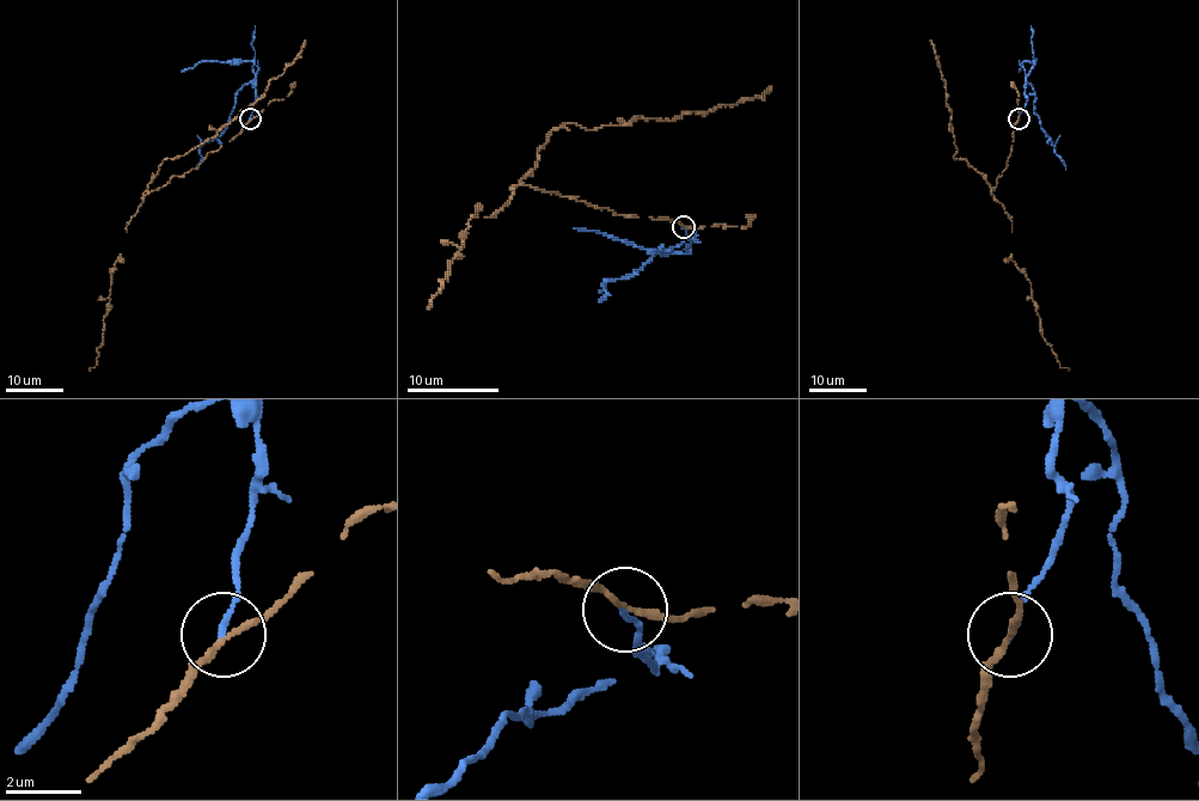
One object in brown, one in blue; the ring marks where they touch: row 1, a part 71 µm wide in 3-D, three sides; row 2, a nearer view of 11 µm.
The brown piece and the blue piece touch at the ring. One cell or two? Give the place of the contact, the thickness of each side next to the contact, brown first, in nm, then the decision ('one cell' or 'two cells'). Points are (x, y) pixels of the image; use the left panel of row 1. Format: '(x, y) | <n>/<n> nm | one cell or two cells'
(250, 118) | 150/140 nm | two cells

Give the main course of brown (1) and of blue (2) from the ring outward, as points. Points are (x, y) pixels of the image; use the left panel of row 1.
1: (250, 120), (197, 167), (148, 190), (164, 160), (196, 148), (245, 110), (293, 61), (305, 40)
2: (250, 120), (255, 87), (246, 84), (236, 93), (227, 127), (200, 148), (197, 170)

